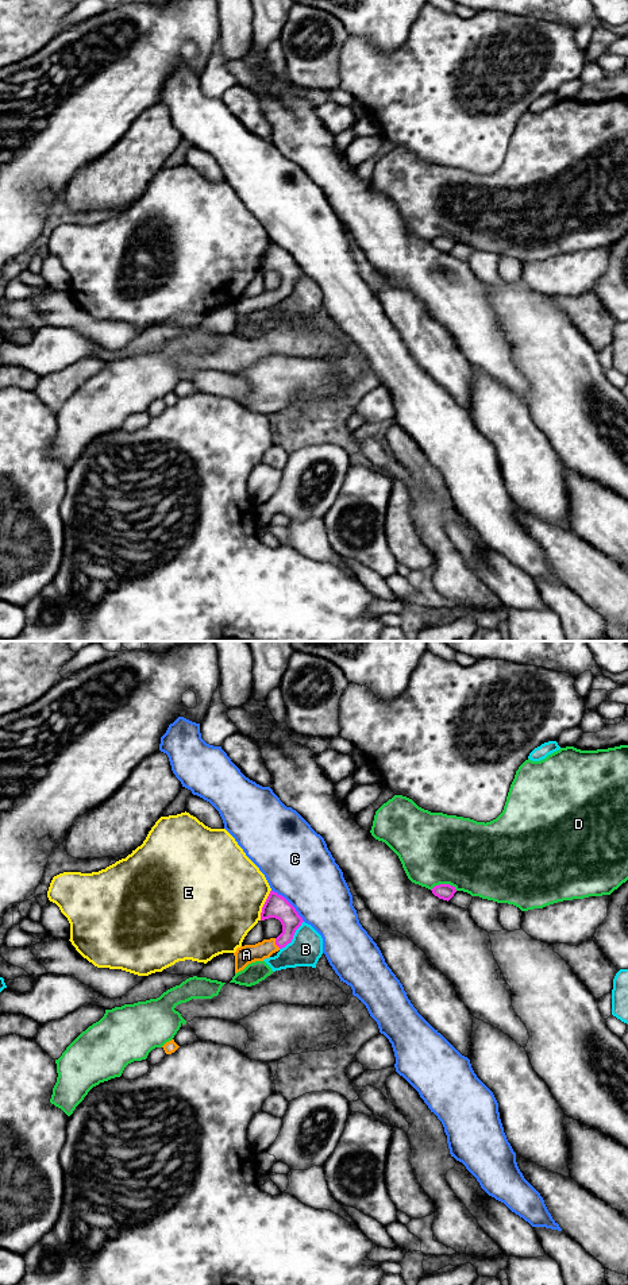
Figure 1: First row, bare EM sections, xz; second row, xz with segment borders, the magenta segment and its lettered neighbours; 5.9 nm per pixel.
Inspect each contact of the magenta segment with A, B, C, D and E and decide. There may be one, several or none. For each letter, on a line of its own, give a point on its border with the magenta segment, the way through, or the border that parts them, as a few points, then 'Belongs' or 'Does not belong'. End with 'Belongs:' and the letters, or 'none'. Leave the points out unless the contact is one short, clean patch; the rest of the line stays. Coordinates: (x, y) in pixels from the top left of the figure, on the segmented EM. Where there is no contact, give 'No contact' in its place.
A: Touches magenta at xz (276, 944). Path across: xz (276, 906), (286, 917), (276, 944), (246, 954). Belongs
B: Touches magenta at xz (292, 937). Does not belong
C: Touches magenta at xz (289, 903). Does not belong
D: Touches magenta at xz (445, 884). Does not belong
E: Touches magenta at xz (264, 905). Does not belong
Belongs: A

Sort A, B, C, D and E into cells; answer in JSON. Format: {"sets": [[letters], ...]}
{"sets": [["A"], ["B"], ["C"], ["D"], ["E"]]}

